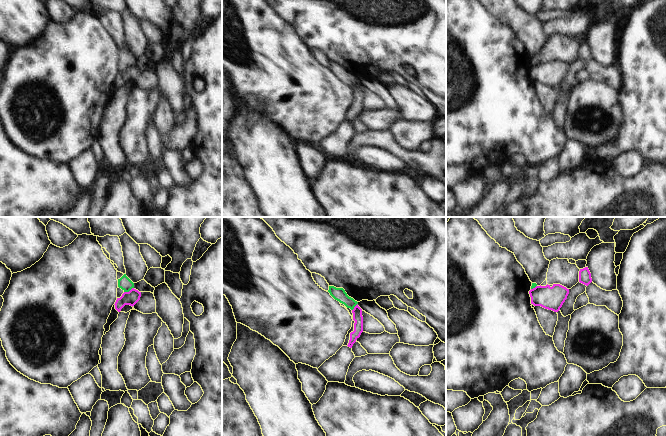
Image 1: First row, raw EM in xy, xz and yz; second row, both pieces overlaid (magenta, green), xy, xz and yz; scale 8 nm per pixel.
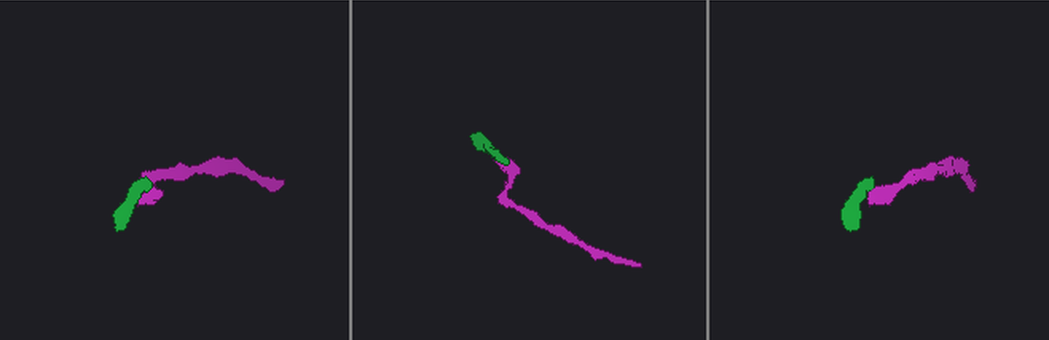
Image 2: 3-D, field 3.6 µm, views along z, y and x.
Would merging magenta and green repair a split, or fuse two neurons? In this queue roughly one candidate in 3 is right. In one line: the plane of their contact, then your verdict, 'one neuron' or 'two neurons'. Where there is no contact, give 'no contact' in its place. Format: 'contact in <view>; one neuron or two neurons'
contact in xy; two neurons

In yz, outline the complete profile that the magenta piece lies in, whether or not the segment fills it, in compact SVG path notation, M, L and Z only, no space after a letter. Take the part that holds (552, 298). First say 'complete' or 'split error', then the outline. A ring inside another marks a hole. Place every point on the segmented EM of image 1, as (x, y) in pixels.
complete | M553 284L546 286L536 286L529 291L531 304L541 306L545 309L558 312L567 299L569 289L560 285Z

